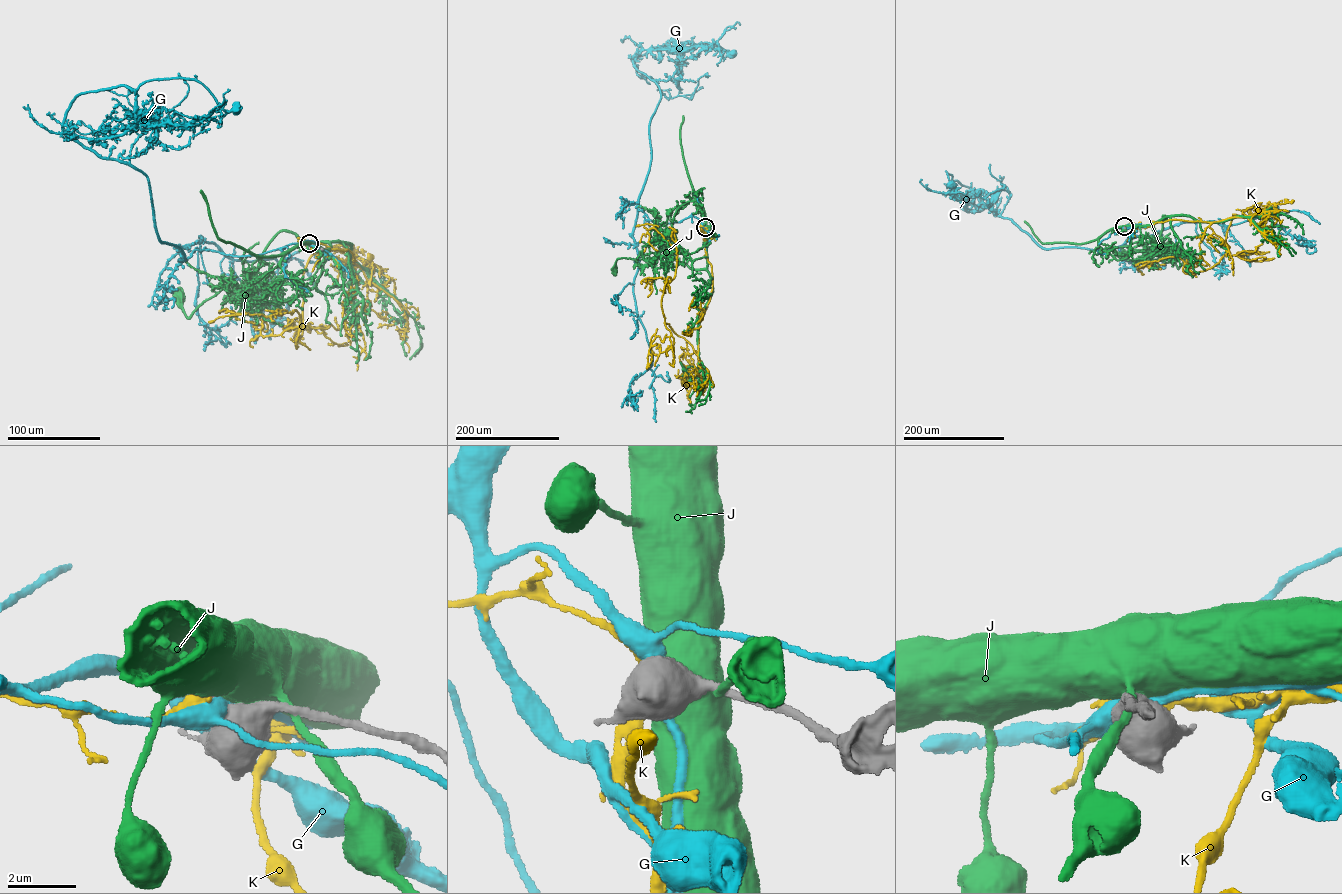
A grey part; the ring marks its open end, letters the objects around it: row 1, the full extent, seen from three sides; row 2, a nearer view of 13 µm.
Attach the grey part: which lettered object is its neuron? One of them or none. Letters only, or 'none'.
none

